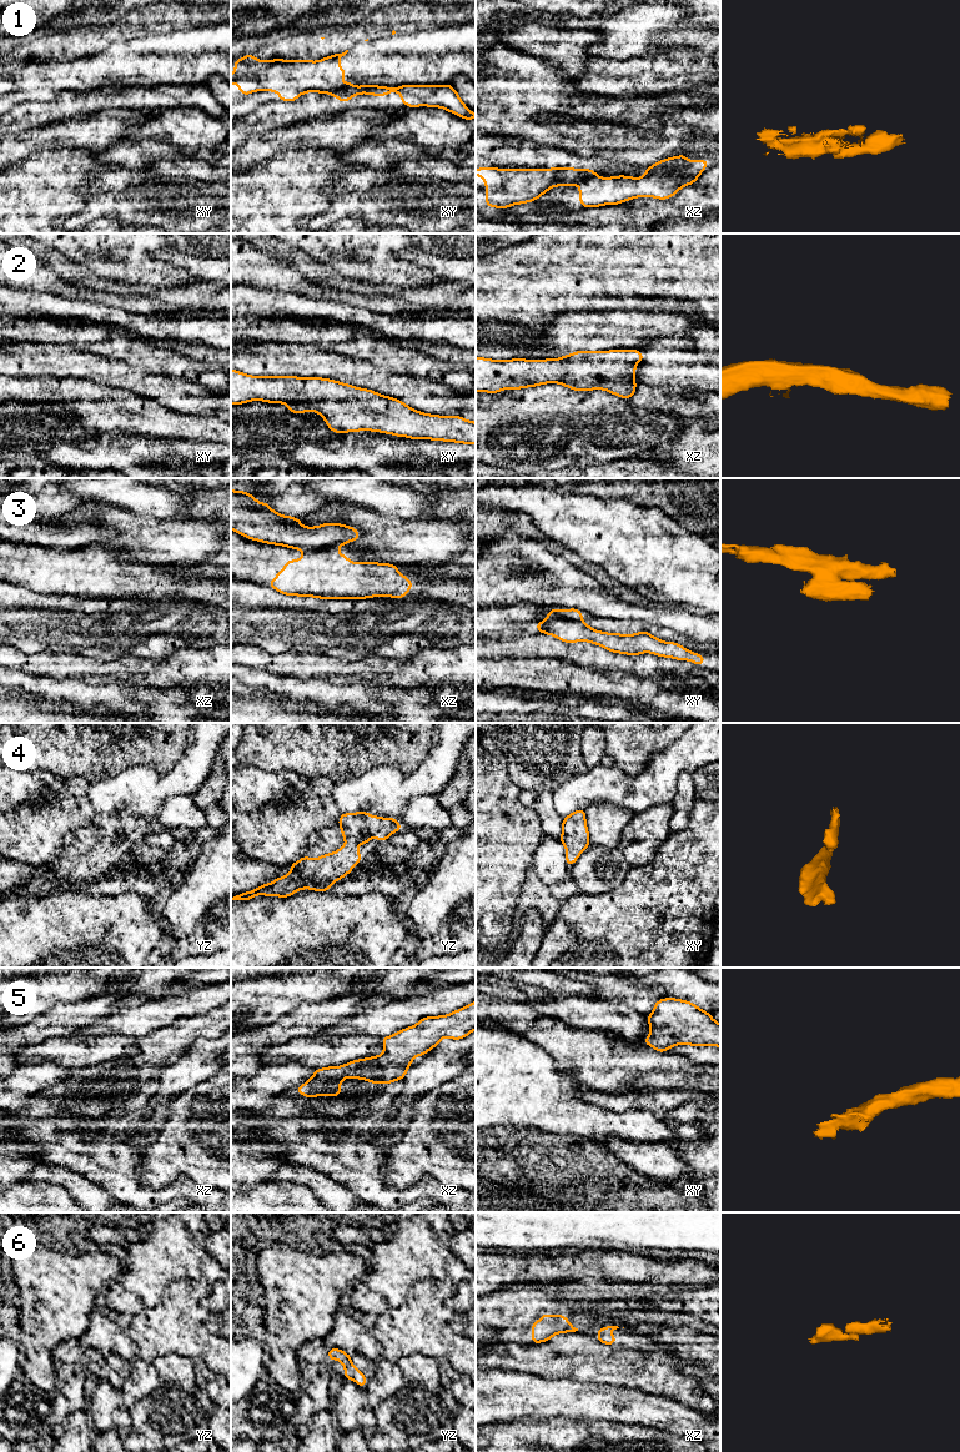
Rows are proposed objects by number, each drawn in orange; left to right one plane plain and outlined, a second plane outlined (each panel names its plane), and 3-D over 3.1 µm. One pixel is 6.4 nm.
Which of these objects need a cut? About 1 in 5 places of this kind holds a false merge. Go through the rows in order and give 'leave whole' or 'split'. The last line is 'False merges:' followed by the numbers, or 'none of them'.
1: split
2: leave whole
3: split
4: leave whole
5: leave whole
6: leave whole
False merges: 1, 3

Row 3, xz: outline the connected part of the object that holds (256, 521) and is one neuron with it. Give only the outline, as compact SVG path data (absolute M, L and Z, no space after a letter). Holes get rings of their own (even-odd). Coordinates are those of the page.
M232 489L231 529L252 541L285 546L303 552L337 548L360 538L360 532L356 528L341 523L325 523L317 527L302 526L300 518L280 514L266 502L260 503L255 496L247 492Z

